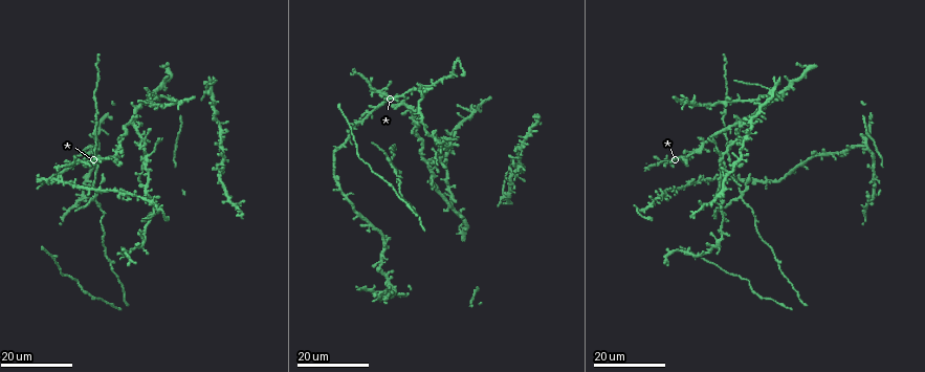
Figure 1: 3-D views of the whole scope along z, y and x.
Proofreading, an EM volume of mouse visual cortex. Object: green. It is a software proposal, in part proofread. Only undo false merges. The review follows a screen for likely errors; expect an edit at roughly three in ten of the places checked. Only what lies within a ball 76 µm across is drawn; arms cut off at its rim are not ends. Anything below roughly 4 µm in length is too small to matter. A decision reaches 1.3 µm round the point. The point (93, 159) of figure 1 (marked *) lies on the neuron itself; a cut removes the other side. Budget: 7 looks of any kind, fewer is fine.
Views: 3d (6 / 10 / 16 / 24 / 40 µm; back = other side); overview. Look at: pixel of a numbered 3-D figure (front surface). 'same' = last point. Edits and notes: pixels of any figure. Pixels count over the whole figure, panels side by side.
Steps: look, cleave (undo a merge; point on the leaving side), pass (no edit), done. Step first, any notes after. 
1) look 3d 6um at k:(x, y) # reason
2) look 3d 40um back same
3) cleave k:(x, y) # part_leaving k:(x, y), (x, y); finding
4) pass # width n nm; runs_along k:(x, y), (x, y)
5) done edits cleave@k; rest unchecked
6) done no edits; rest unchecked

look 3d 16um at 1:(144, 159) # four or more arms meet

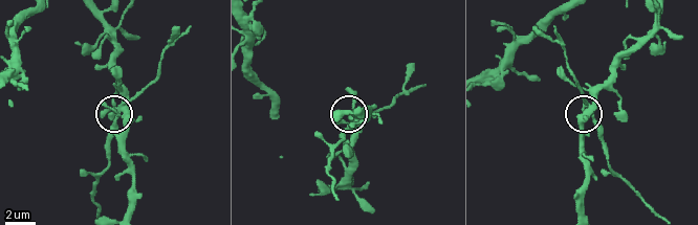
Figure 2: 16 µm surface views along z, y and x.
look 3d 6um at 2:(122, 116)

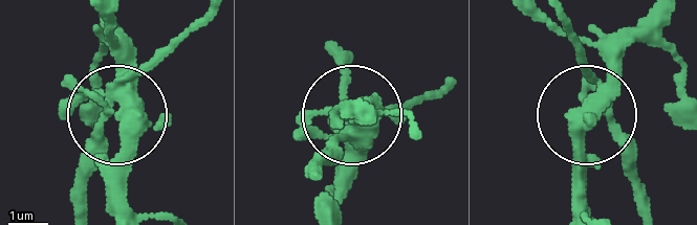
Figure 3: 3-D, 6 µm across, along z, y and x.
pass # side_arm 10 um; arms 5; all the same neuron

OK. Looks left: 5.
look 3d 16um at 1:(715, 144) # three-way junction

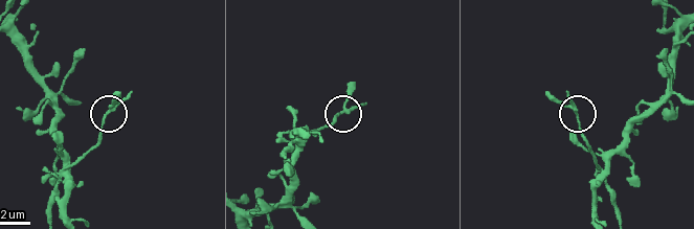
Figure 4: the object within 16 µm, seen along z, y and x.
look 3d 10um at 4:(575, 109)

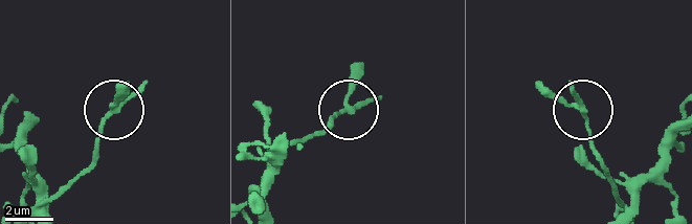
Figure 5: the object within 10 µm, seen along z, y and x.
pass # width 180 nm; all the same neuron

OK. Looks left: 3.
look 3d 16um at 1:(503, 195) # arms part here

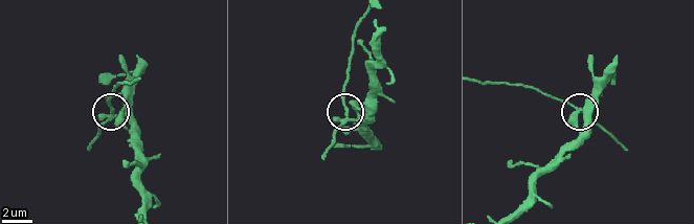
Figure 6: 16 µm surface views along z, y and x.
look 3d 6um at 6:(112, 109) # closer look

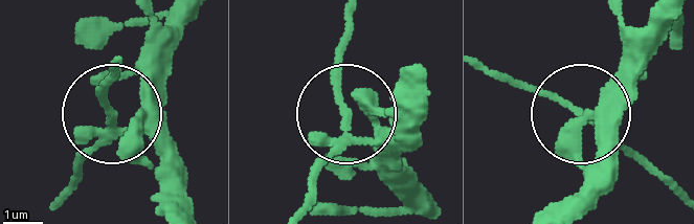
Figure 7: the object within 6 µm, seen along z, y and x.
cleave 7:(86, 153) # width 280 nm; part_leaving 7:(370, 142), (342, 86), (342, 16); a second neuron is stuck on

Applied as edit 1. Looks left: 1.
done edits cleave@7; rest unchecked

